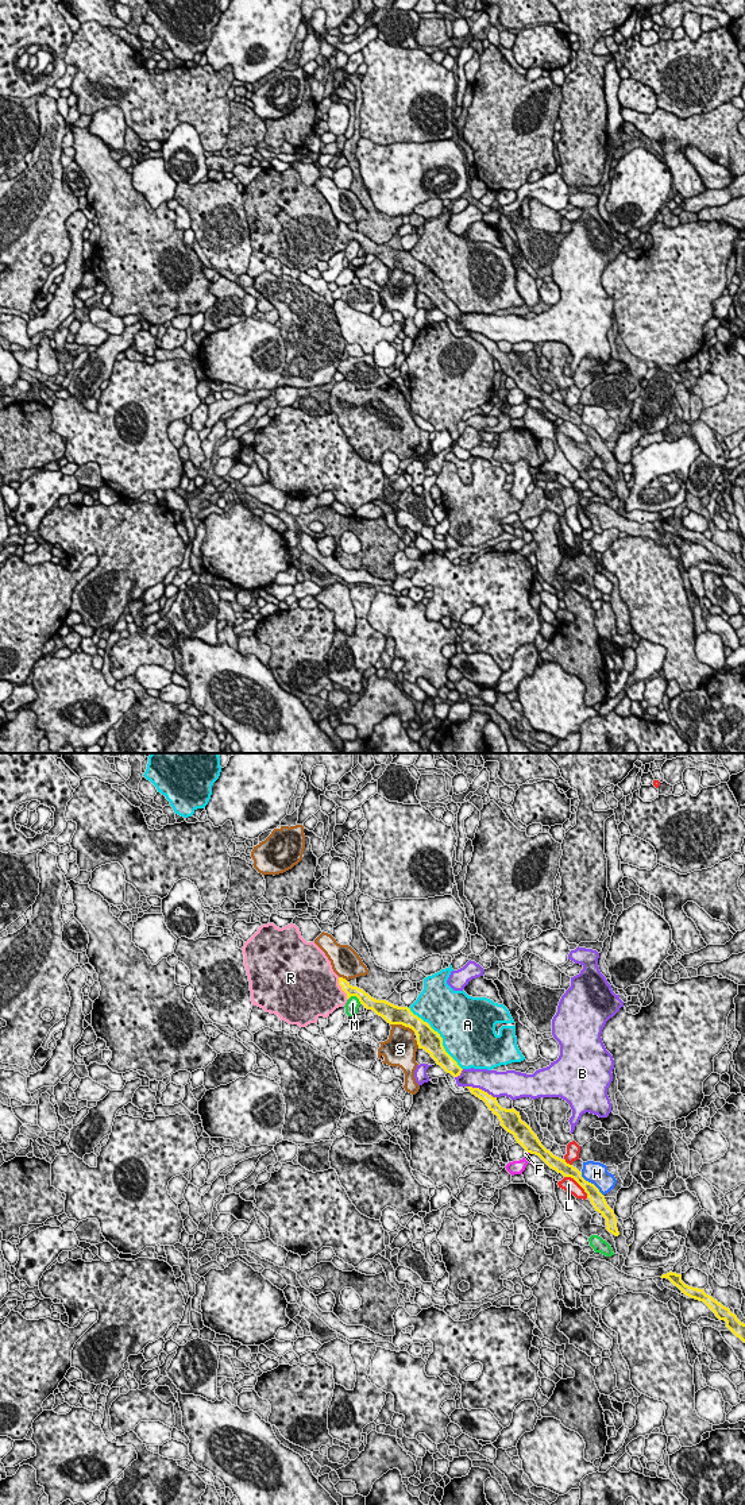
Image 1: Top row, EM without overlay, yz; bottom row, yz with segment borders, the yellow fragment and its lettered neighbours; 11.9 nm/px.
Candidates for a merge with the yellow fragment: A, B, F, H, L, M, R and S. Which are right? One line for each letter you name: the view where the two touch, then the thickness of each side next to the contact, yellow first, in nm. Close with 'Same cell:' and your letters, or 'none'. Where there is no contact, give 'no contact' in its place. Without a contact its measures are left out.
R: contact in yz; calibres 130 and 480 nm
Same cell: R

